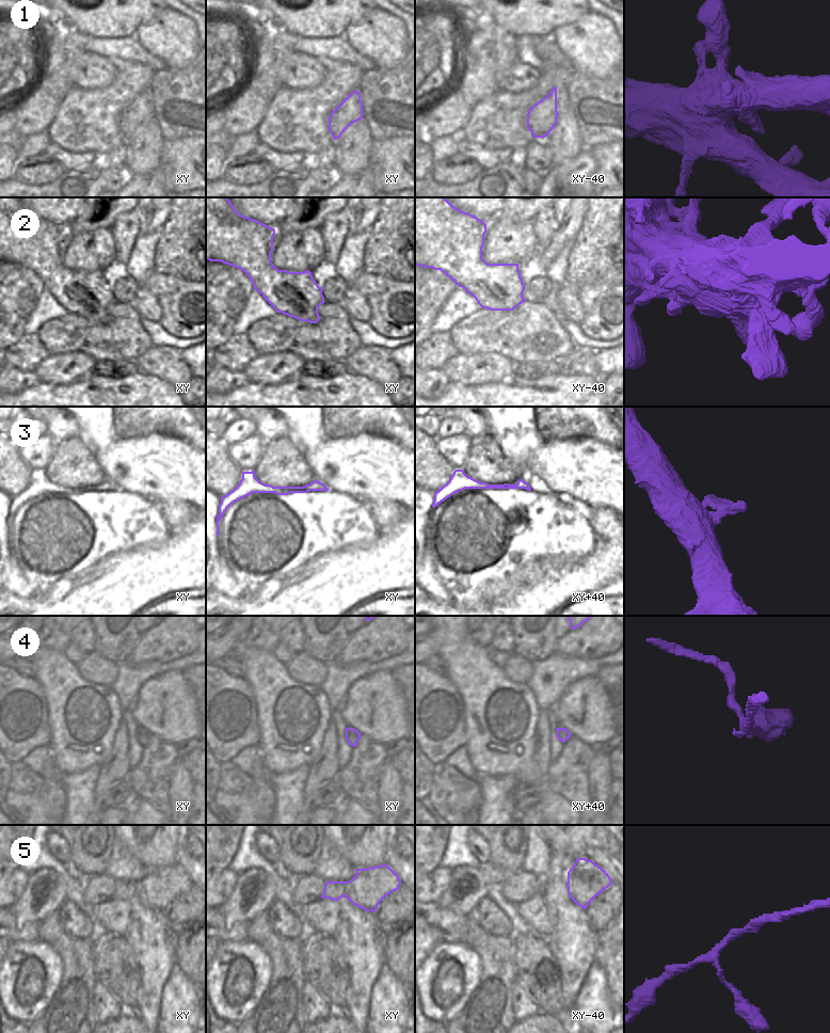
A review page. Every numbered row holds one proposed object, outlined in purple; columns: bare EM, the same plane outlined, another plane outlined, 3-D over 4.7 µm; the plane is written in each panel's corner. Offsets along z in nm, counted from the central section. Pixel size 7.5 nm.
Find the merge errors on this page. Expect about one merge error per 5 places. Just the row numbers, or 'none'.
none

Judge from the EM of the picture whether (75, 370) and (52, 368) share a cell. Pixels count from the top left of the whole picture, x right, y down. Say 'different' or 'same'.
same

